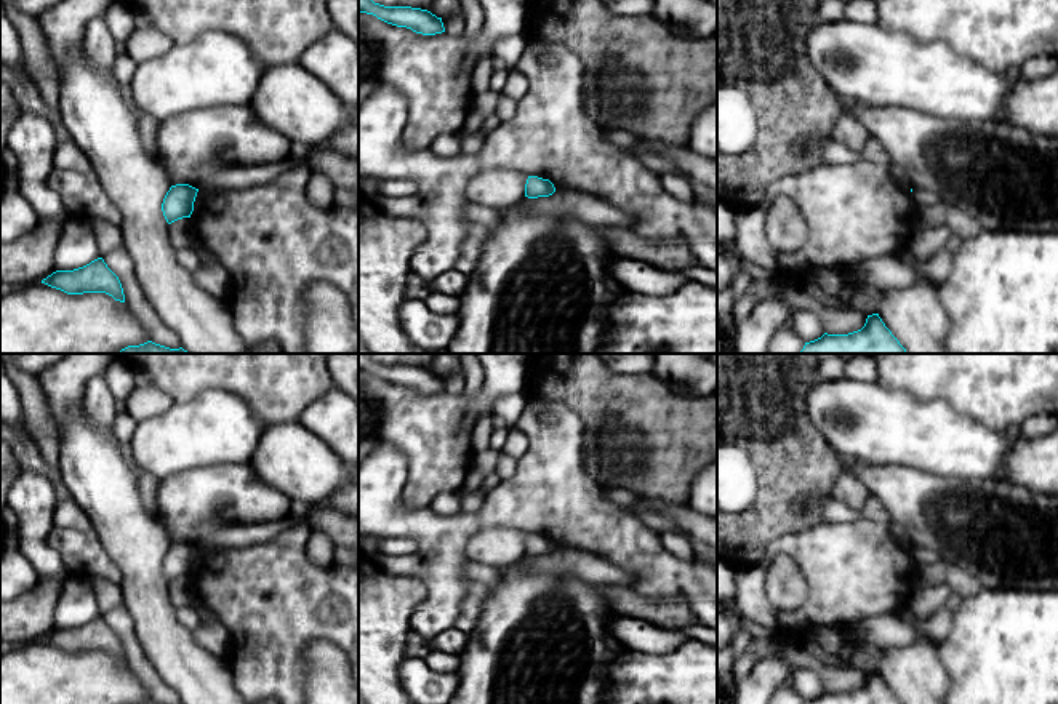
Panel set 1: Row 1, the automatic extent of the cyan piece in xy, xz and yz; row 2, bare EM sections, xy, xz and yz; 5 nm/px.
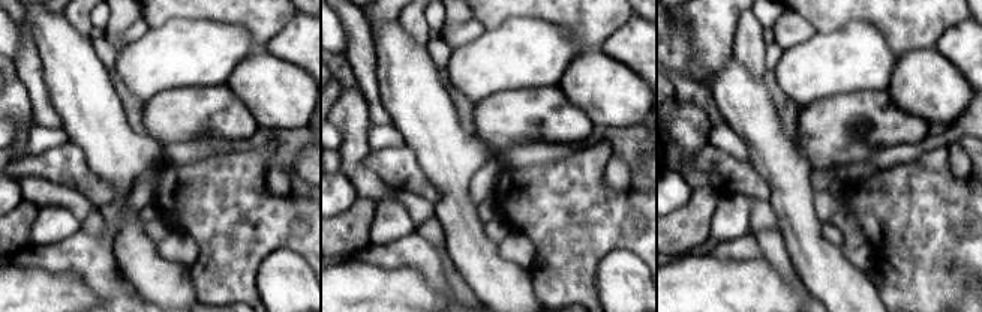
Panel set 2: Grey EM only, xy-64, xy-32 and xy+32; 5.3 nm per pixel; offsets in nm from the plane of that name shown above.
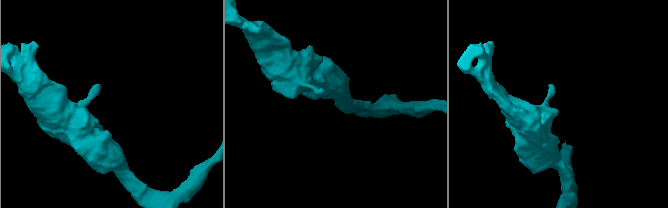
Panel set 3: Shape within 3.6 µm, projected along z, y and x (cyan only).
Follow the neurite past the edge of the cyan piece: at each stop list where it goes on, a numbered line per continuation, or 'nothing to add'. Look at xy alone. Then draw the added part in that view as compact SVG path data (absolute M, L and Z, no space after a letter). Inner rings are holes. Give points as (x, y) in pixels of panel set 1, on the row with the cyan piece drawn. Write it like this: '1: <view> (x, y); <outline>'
nothing to add

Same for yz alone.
1: yz (805, 324); M797 310L791 318L794 331L805 341L815 341L824 334L821 320L812 310Z

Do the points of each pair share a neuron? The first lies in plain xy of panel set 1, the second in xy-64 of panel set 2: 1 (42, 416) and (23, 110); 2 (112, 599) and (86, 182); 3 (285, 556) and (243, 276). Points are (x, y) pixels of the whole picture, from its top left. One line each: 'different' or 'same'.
1: different
2: different
3: same

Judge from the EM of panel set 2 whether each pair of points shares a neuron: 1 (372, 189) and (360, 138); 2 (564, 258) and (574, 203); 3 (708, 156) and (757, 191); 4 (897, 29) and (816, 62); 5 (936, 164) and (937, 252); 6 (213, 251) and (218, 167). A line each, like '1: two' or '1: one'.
1: one
2: one
3: one
4: two
5: one
6: one

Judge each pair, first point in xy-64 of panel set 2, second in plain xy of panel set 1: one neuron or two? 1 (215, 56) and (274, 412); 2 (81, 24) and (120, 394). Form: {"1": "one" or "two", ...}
{"1": "two", "2": "two"}

